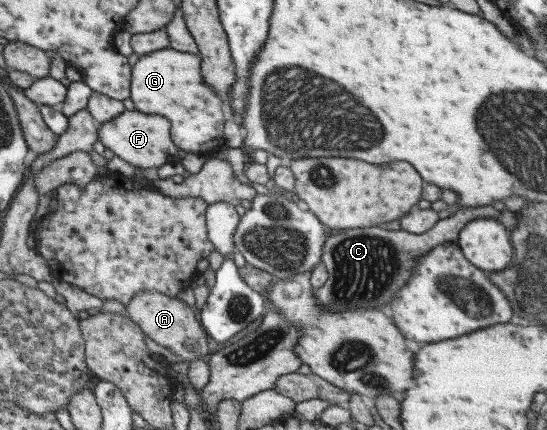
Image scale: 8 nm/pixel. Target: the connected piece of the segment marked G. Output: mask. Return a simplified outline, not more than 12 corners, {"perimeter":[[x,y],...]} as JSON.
{"perimeter":[[159,49],[130,67],[130,99],[208,156],[225,144],[222,101],[198,54]]}

